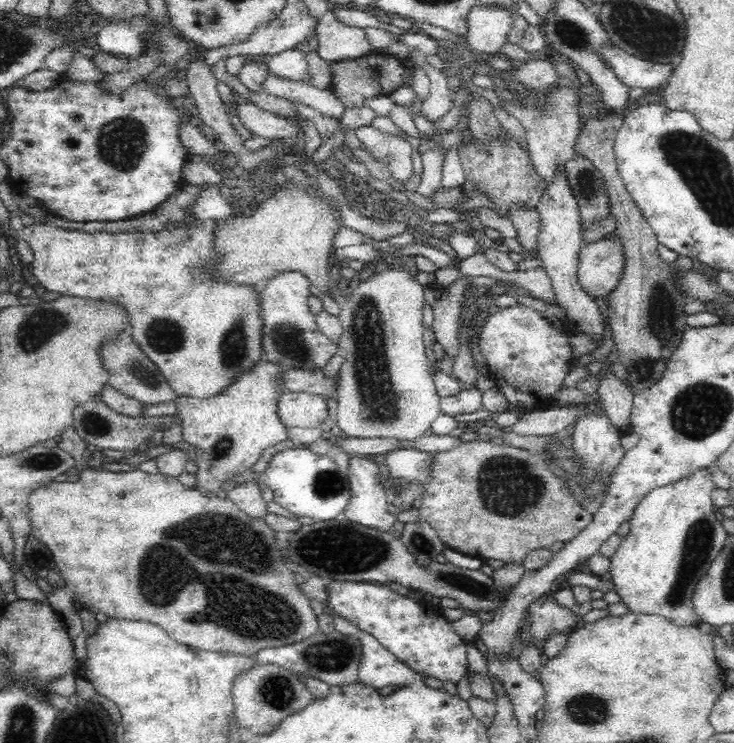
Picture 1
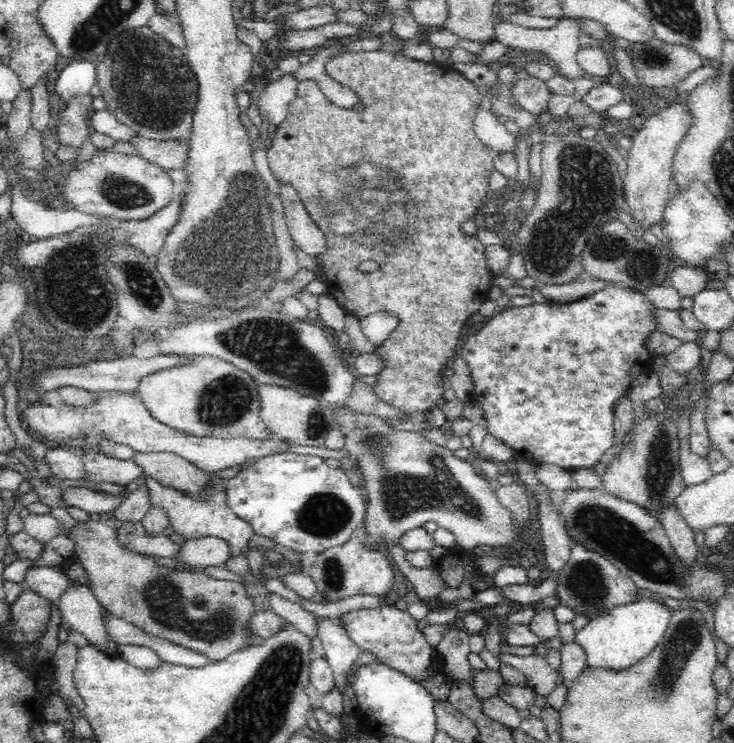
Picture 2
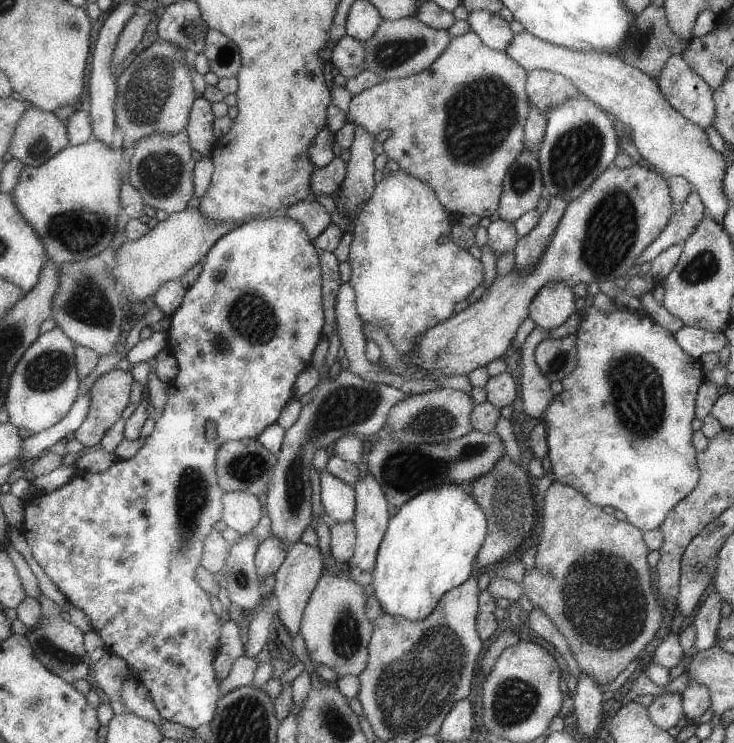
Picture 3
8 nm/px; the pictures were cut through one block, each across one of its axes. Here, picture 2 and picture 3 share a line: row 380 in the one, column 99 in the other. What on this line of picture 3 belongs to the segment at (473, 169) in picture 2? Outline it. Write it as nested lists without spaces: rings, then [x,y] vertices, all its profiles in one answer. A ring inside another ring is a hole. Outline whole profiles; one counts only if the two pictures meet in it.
[[[114,368],[99,377],[88,392],[90,403],[83,422],[74,430],[73,436],[81,446],[97,447],[105,430],[115,424],[121,410],[129,402],[129,371]]]

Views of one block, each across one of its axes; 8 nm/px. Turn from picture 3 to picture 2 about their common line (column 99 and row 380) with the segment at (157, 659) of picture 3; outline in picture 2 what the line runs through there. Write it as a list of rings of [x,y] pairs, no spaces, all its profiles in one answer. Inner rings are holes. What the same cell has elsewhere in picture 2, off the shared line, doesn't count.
[[[606,285],[606,288],[576,303],[534,303],[530,306],[508,306],[499,309],[483,328],[480,328],[474,336],[467,338],[461,349],[462,358],[466,361],[473,382],[470,401],[482,409],[483,418],[487,424],[487,434],[507,444],[512,450],[515,450],[518,456],[533,464],[554,464],[569,472],[580,470],[580,468],[593,468],[595,464],[598,464],[604,452],[615,444],[613,428],[616,403],[622,398],[627,398],[632,384],[640,376],[646,376],[651,370],[651,362],[655,356],[648,351],[646,343],[650,336],[657,332],[654,312],[656,308],[645,294],[616,285]]]

